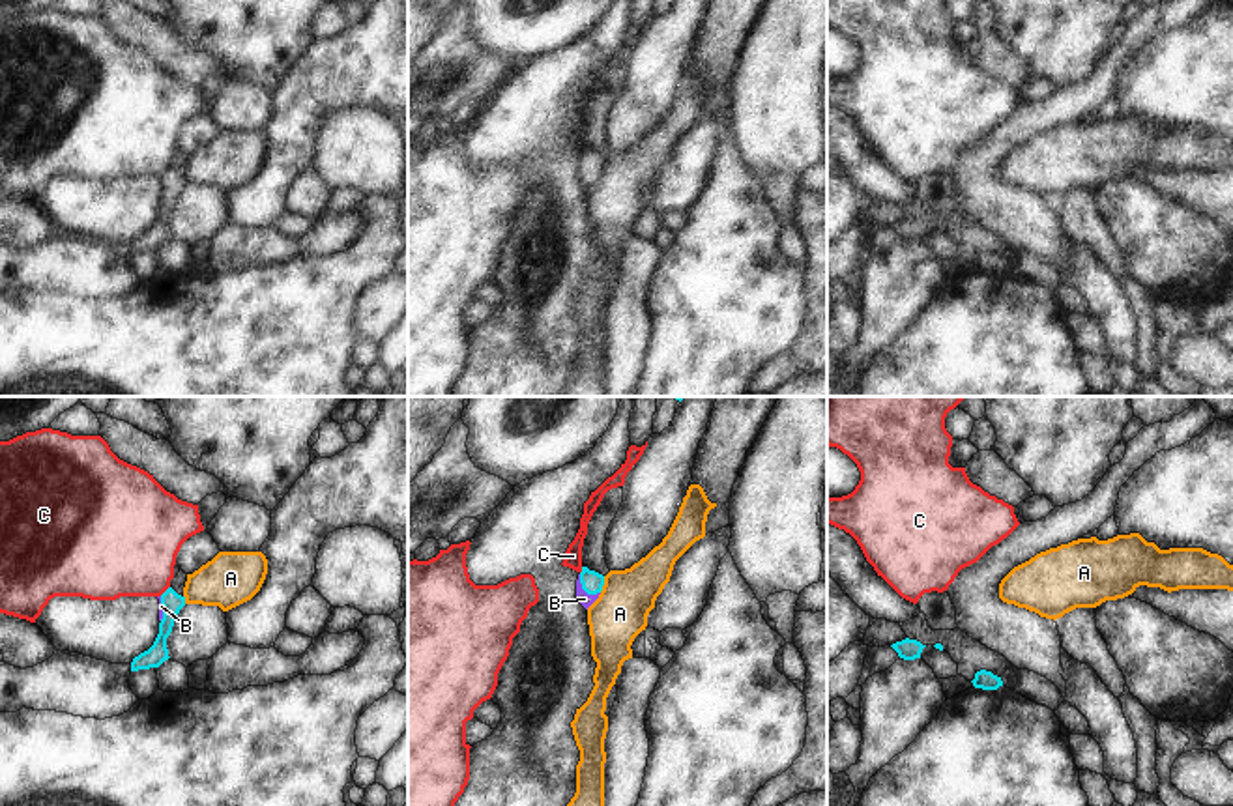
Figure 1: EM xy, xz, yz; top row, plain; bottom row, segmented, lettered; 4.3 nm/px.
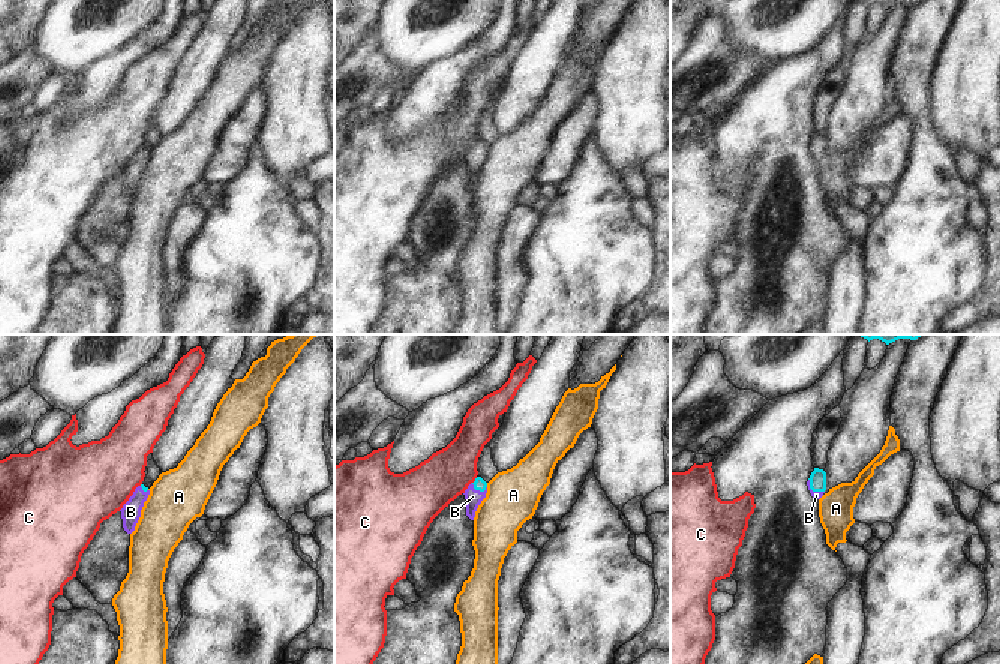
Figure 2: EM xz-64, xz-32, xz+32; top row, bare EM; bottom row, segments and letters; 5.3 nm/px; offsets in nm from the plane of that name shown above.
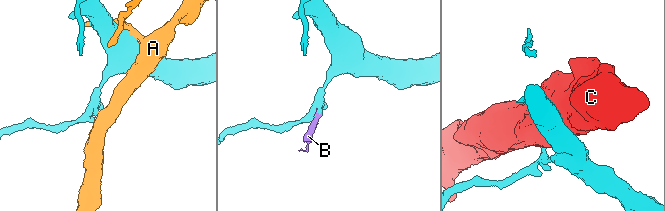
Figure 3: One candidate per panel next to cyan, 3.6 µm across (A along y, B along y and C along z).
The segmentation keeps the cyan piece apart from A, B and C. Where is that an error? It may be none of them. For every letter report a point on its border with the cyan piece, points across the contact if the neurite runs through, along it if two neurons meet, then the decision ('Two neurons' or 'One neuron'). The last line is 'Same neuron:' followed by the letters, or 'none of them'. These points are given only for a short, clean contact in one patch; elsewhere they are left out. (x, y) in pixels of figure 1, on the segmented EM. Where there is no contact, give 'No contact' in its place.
A: Touches cyan at xz (603, 584). Two neurons
B: Touches cyan at xz (584, 590). Path across: xz (592, 582), (584, 590), (584, 599). One neuron
C: Touches cyan at xy (165, 591). Boundary: xy (169, 586), (159, 595). Two neurons
Same neuron: B

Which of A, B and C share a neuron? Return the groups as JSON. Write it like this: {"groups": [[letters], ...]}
{"groups": [["A"], ["B"], ["C"]]}

